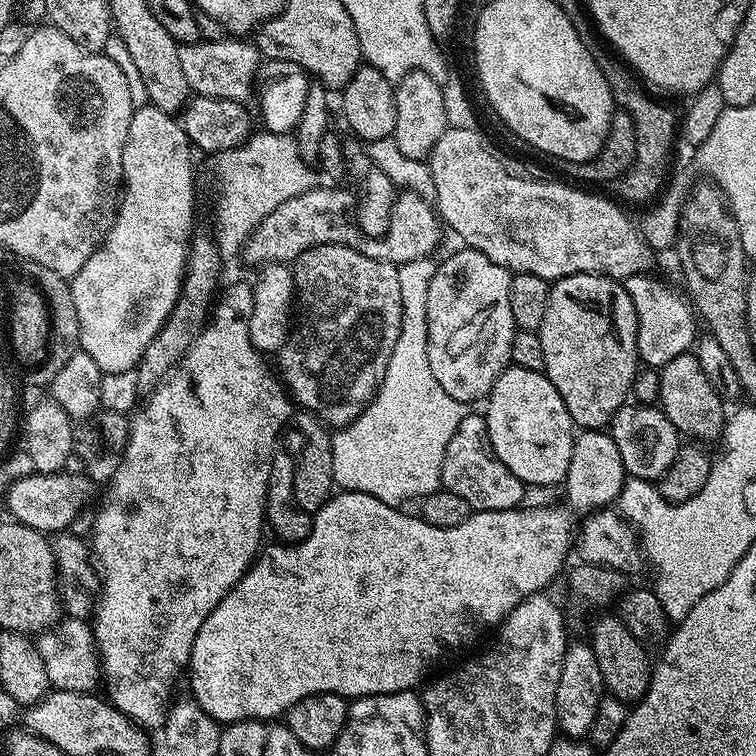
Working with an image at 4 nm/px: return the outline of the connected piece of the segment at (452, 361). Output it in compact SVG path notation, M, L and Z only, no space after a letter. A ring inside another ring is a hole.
M467 246L461 252L442 259L436 265L434 278L430 278L430 291L426 294L426 322L428 323L428 357L430 370L438 378L438 386L465 406L471 400L483 401L491 392L494 382L512 364L510 342L518 331L514 314L510 314L510 282L513 273L490 262L486 254L476 252Z

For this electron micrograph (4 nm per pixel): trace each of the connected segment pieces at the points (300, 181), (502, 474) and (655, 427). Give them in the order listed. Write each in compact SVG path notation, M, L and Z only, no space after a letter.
M257 131L247 144L240 144L219 153L216 160L216 180L220 183L220 205L216 208L216 232L221 253L239 253L252 231L282 202L290 202L298 194L317 183L317 173L311 172L309 161L302 158L291 135Z
M466 414L462 422L458 422L458 430L454 430L450 446L446 446L446 458L442 458L440 482L443 491L458 494L458 498L463 498L473 512L510 510L525 503L526 485L510 474L510 470L506 470L506 466L494 454L488 437L488 421L483 415Z
M648 402L632 403L624 403L614 414L610 425L610 435L614 446L618 446L618 454L622 454L622 466L625 473L638 480L656 482L674 462L674 454L678 454L682 436L659 407Z

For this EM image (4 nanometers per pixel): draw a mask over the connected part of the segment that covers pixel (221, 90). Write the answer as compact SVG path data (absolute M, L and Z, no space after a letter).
M201 38L194 44L182 44L178 50L178 58L182 61L182 70L186 73L186 82L188 83L189 89L197 96L209 96L210 98L230 98L231 100L239 100L241 102L247 101L247 96L250 97L254 92L254 85L256 82L256 73L259 72L262 63L262 57L260 51L257 50L255 43L246 41L244 38L228 38L232 40L207 40L207 38Z

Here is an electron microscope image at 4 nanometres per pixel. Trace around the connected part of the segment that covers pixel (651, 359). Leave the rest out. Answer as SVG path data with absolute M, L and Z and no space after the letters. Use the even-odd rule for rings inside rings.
M652 274L627 276L622 281L626 294L630 294L630 302L634 302L634 314L638 318L638 342L636 354L641 365L652 370L666 366L666 362L674 362L678 354L689 351L698 339L698 316L672 288L667 288Z

